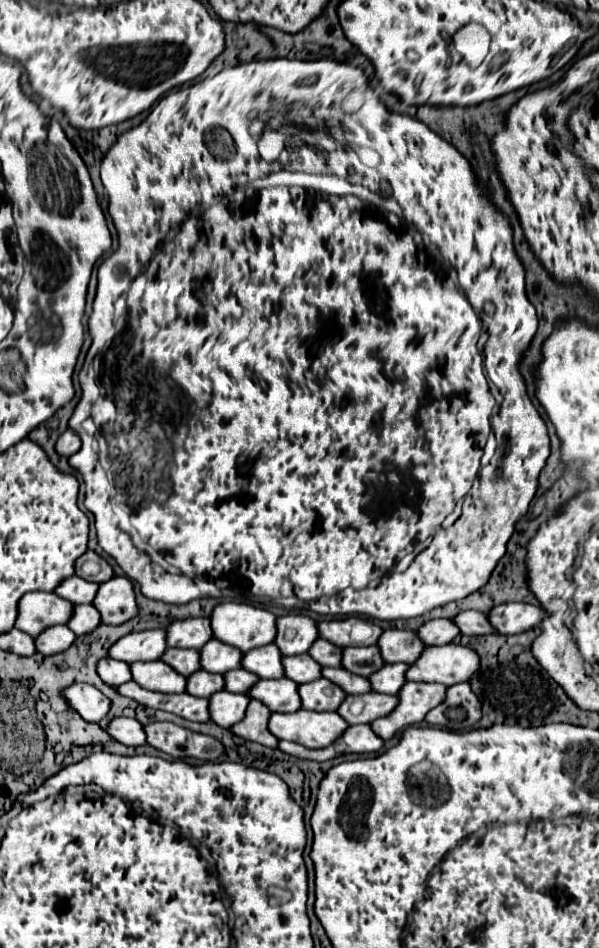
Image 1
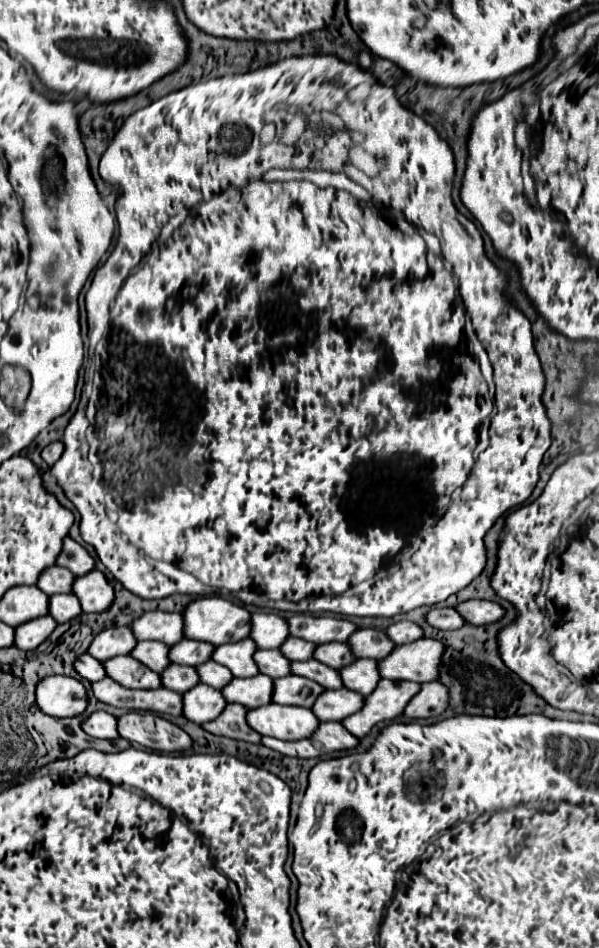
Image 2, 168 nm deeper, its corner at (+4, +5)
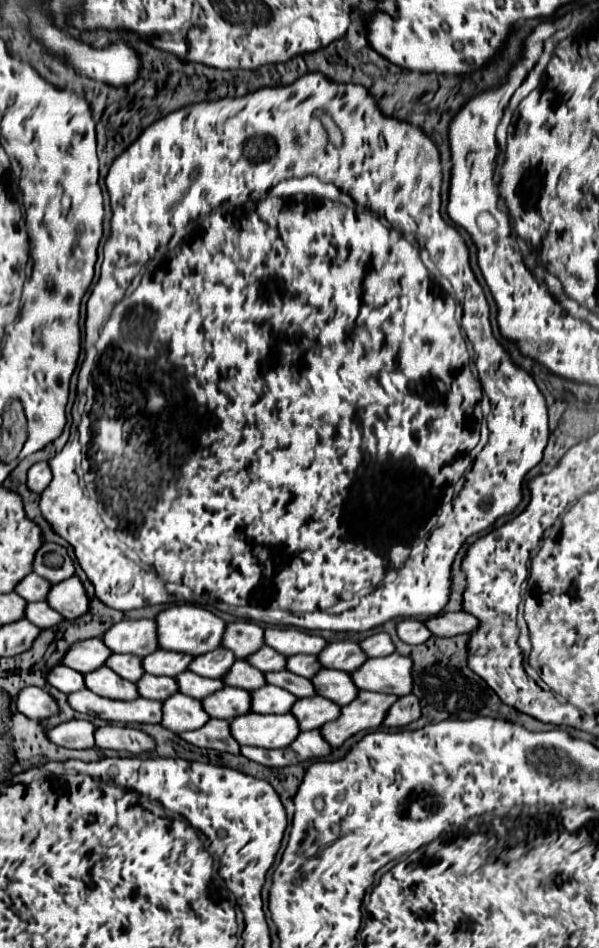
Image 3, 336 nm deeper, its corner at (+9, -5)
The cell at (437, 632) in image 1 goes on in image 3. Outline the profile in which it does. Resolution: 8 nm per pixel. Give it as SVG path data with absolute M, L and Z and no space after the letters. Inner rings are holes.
M377 632L369 638L365 638L359 646L365 650L365 654L369 654L369 658L389 656L389 654L395 652L395 644L393 644L393 640L389 638L387 632Z

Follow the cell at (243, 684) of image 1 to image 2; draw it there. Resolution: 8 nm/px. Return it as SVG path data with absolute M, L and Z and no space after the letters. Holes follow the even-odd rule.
M206 662L206 664L198 664L198 676L200 676L200 682L202 684L208 684L216 690L222 690L234 676L228 668L224 668L222 664L216 664L216 662Z

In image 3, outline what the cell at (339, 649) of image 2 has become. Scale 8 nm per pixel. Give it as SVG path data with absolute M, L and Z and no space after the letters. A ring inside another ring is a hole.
M297 654L297 656L289 658L289 668L287 670L295 672L299 676L305 676L305 678L313 678L321 668L323 666L321 666L317 656L301 656L301 654Z

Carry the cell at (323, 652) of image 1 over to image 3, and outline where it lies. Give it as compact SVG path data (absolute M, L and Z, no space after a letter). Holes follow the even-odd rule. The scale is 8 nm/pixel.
M269 646L257 650L257 654L253 654L253 658L247 658L247 662L253 662L253 666L257 666L261 672L275 672L287 668L287 656L279 654Z

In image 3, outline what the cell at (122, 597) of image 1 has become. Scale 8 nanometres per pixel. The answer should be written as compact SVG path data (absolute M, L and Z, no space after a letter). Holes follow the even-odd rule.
M73 576L65 582L53 584L53 590L47 598L49 606L53 606L57 612L65 616L65 620L77 620L89 612L89 596L85 592L83 582Z

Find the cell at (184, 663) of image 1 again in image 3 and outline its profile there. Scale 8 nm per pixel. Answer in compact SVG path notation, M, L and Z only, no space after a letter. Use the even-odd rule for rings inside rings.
M111 654L107 666L129 682L139 682L139 678L145 674L143 658L133 654Z

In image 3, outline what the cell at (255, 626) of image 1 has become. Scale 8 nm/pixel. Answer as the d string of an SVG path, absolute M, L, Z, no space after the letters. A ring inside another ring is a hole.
M193 604L171 606L171 608L163 610L155 620L157 620L157 632L159 632L161 648L191 654L191 656L201 656L201 654L207 654L211 650L221 648L223 632L227 626L223 618L215 616L213 612L209 612L201 606L193 606Z

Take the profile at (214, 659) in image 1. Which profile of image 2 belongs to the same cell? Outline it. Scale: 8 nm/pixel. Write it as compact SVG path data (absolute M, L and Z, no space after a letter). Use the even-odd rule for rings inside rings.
M184 638L178 644L170 646L170 662L186 664L186 666L198 666L202 662L208 662L212 652L214 652L212 644L202 644L202 642Z

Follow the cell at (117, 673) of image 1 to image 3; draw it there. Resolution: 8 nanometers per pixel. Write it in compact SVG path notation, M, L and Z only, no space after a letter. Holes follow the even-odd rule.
M61 664L49 672L49 684L65 694L71 694L71 692L79 692L85 688L85 678L81 672Z

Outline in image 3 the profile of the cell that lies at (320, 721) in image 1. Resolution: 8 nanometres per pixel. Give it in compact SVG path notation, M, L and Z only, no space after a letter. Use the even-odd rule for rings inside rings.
M249 712L231 722L231 734L241 746L283 748L283 746L289 746L299 732L301 732L299 722L293 714ZM257 718L263 718L263 720L257 720Z

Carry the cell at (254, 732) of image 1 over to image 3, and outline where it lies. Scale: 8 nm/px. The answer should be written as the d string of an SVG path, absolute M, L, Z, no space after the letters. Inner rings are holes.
M209 720L207 726L193 730L193 732L183 732L179 734L183 740L187 740L193 746L199 748L213 748L219 752L231 752L239 754L239 742L231 736L231 726L227 720Z

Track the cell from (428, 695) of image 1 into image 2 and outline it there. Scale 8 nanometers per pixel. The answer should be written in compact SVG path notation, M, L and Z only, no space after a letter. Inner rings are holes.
M380 680L378 688L374 688L374 692L366 696L366 704L354 716L348 716L342 726L348 728L348 732L356 738L364 738L376 722L400 716L418 688L420 684L414 682Z

